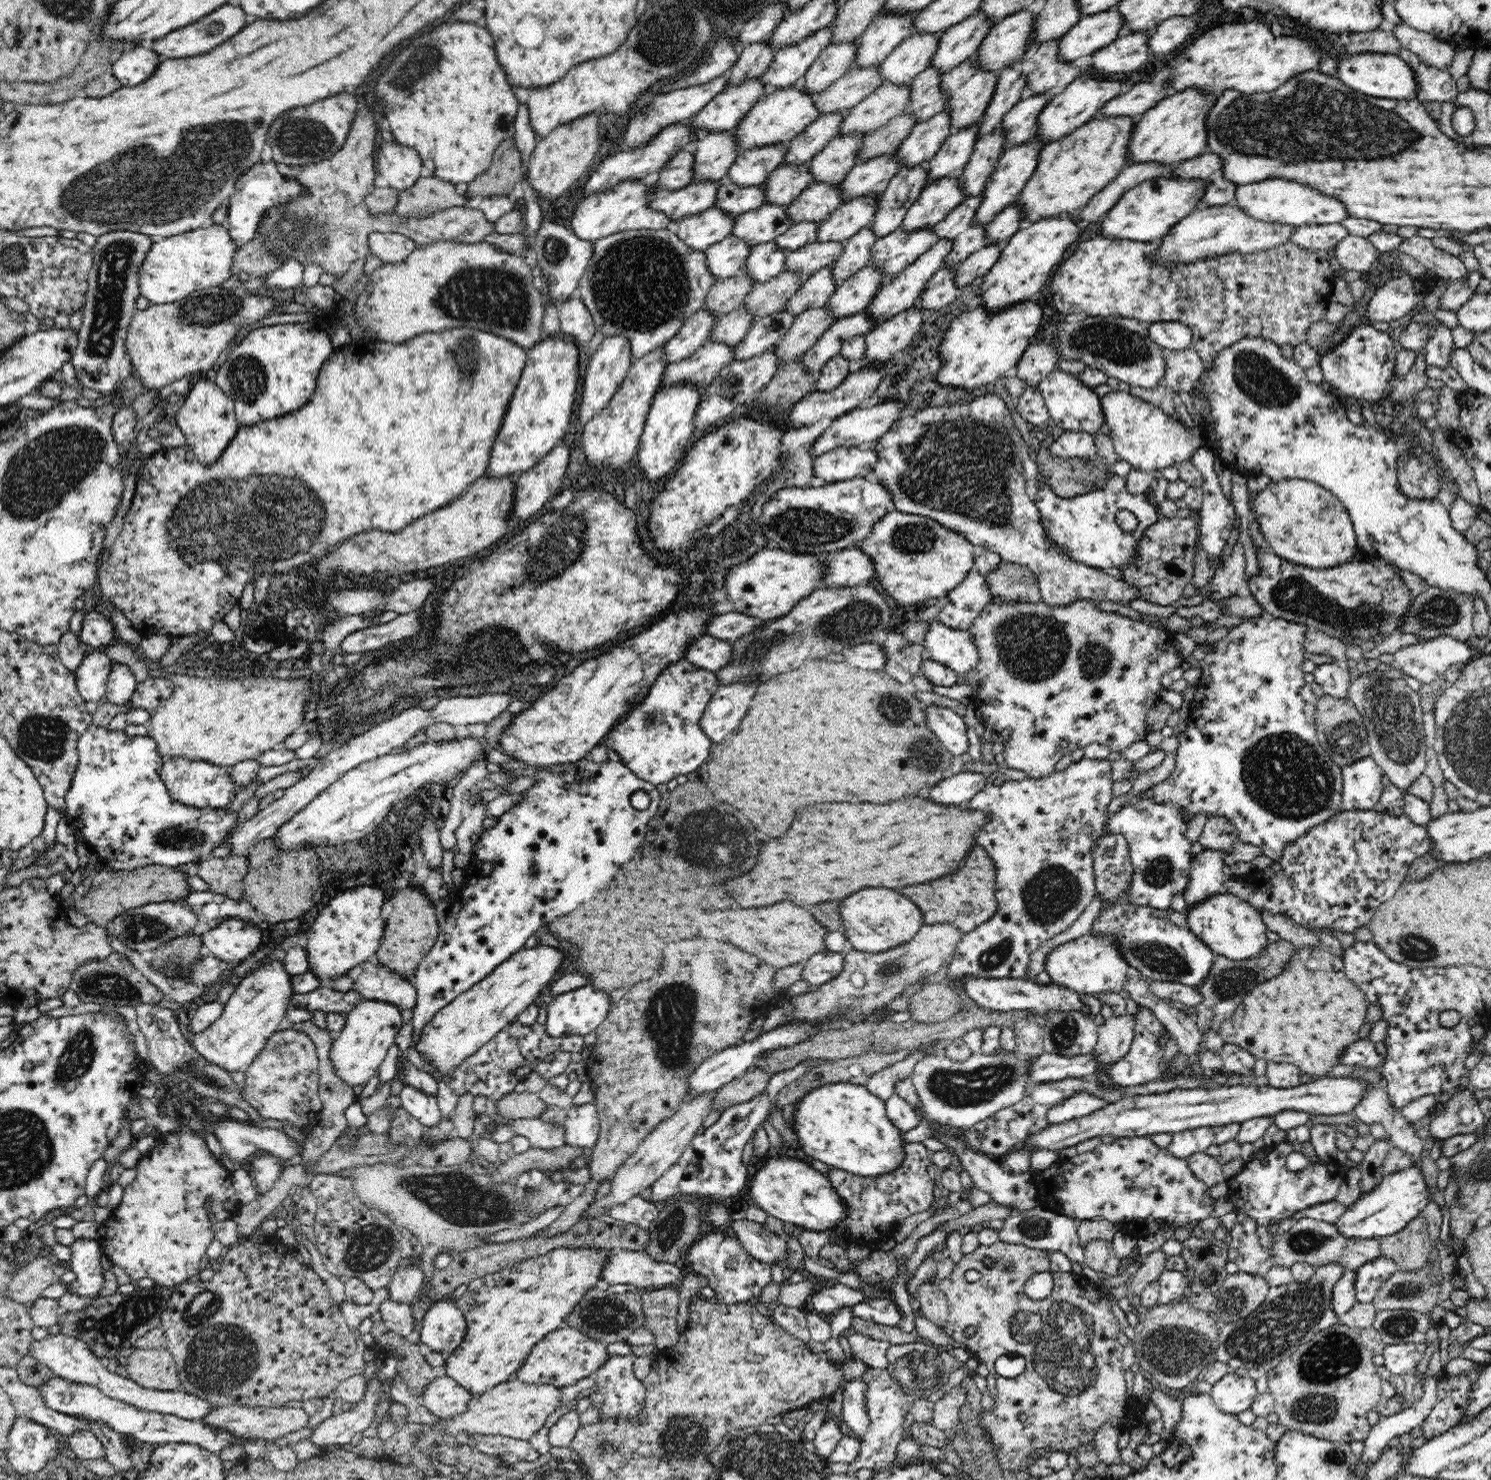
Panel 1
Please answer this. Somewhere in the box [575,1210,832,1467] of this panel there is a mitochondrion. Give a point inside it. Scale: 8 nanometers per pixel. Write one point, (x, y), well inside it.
(682, 1437)

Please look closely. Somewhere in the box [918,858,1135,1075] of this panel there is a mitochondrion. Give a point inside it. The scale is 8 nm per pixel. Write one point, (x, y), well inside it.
(1051, 893)

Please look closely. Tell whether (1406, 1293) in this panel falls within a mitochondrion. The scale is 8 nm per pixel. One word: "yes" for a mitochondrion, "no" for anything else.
yes

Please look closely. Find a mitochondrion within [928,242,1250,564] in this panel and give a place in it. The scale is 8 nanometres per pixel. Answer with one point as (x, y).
(1116, 343)

